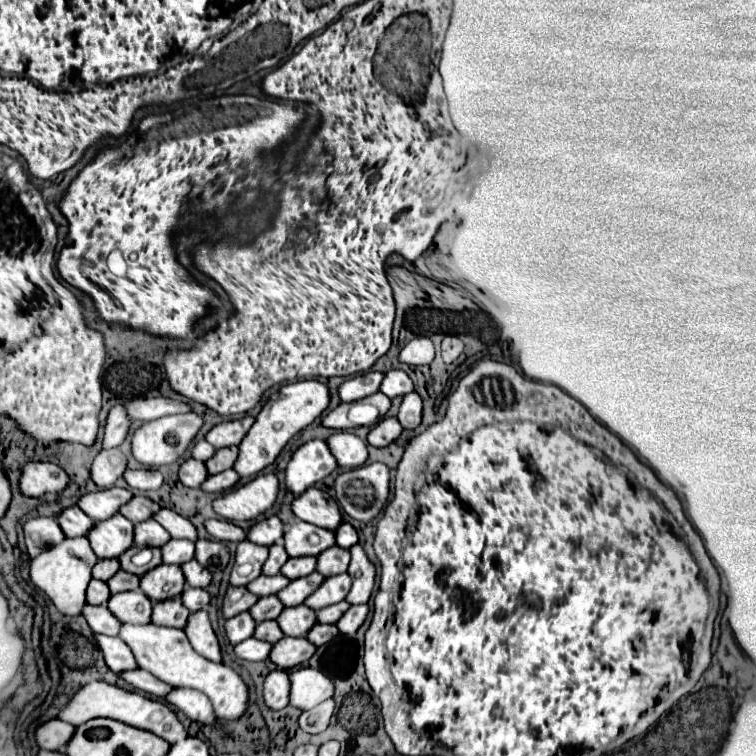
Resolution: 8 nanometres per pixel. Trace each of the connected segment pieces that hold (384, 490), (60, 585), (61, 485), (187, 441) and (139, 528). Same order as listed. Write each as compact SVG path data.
M375 462L341 474L335 480L335 498L355 520L373 520L389 500L389 468Z
M85 536L81 538L65 538L63 544L49 548L47 552L39 554L31 560L31 580L37 588L41 588L51 602L57 606L61 614L75 616L81 614L85 606L85 590L91 580L91 570L97 564L97 556L89 546L89 540Z
M31 462L25 466L19 480L19 490L27 496L43 498L47 494L59 494L69 486L69 474L51 462Z
M177 414L177 416L163 416L159 420L143 424L133 434L133 456L145 466L163 466L177 462L193 444L197 432L203 426L201 414Z
M153 518L135 524L135 546L139 546L139 548L151 548L151 546L159 546L161 548L169 540L171 540L171 536Z

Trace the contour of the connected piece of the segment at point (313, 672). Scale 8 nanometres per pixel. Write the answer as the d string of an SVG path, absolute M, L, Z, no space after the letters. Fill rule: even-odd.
M301 666L291 672L291 706L311 710L323 700L329 700L335 692L335 684L323 670Z

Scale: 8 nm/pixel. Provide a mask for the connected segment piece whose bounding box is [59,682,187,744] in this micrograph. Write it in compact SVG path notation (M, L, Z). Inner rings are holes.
M91 682L85 688L81 688L71 702L67 704L65 710L59 712L61 720L67 720L69 724L85 724L93 718L111 718L111 720L119 720L123 724L131 724L135 728L143 728L149 732L155 732L157 736L165 738L169 744L175 744L181 738L187 738L187 730L181 724L181 720L175 716L175 712L163 702L163 700L155 700L155 698L147 698L139 692L129 692L123 690L119 686L107 684L107 682Z

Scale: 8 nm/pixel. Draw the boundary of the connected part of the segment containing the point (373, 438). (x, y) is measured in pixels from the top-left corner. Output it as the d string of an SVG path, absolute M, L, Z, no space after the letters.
M383 418L381 422L377 422L371 428L367 440L369 440L369 444L383 448L383 446L389 446L391 442L395 442L401 436L401 432L403 432L403 426L399 424L397 418Z

